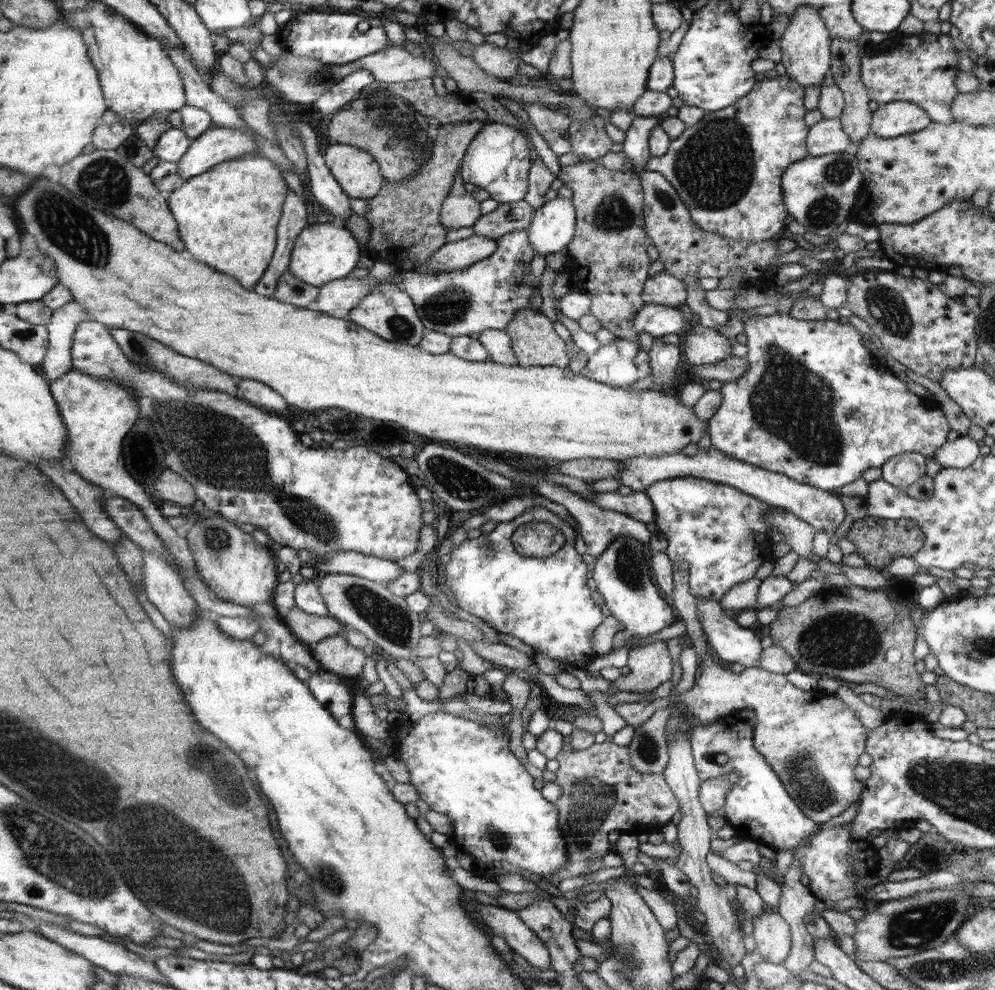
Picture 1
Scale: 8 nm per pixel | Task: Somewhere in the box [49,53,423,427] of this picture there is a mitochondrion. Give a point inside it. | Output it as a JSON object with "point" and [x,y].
{"point":[103,180]}

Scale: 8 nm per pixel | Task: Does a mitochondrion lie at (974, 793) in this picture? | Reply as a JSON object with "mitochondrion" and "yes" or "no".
{"mitochondrion":"yes"}

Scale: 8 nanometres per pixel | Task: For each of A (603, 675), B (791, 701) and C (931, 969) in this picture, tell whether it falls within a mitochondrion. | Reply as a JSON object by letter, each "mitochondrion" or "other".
{"A":"other","B":"other","C":"mitochondrion"}

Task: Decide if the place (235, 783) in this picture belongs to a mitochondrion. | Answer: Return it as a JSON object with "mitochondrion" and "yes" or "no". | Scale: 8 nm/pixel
{"mitochondrion":"yes"}

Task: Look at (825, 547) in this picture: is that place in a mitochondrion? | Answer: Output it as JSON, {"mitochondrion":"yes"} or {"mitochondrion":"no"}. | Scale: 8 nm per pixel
{"mitochondrion":"no"}

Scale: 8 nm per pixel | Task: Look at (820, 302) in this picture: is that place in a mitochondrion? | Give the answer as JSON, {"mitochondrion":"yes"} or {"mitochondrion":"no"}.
{"mitochondrion":"no"}

